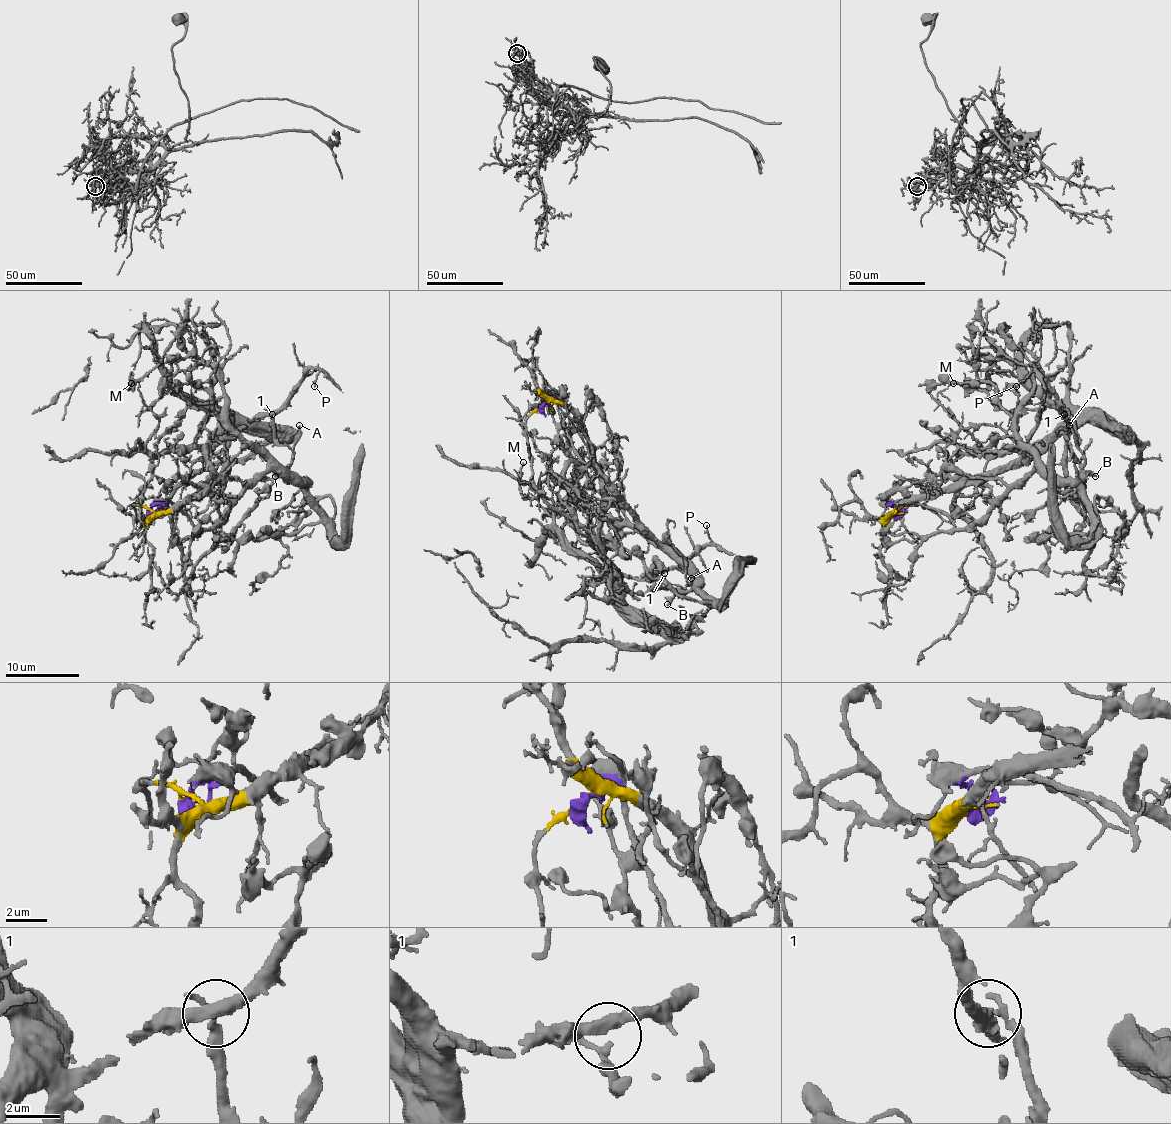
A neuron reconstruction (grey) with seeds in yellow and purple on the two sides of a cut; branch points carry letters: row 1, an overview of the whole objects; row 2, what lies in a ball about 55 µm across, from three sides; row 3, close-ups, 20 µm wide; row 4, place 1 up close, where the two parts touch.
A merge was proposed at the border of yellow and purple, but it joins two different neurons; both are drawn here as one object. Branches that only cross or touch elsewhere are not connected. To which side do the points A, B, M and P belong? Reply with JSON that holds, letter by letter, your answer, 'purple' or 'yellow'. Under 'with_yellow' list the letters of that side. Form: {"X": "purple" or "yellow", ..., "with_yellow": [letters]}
{"A": "purple", "B": "purple", "M": "yellow", "P": "yellow", "with_yellow": ["M", "P"]}

